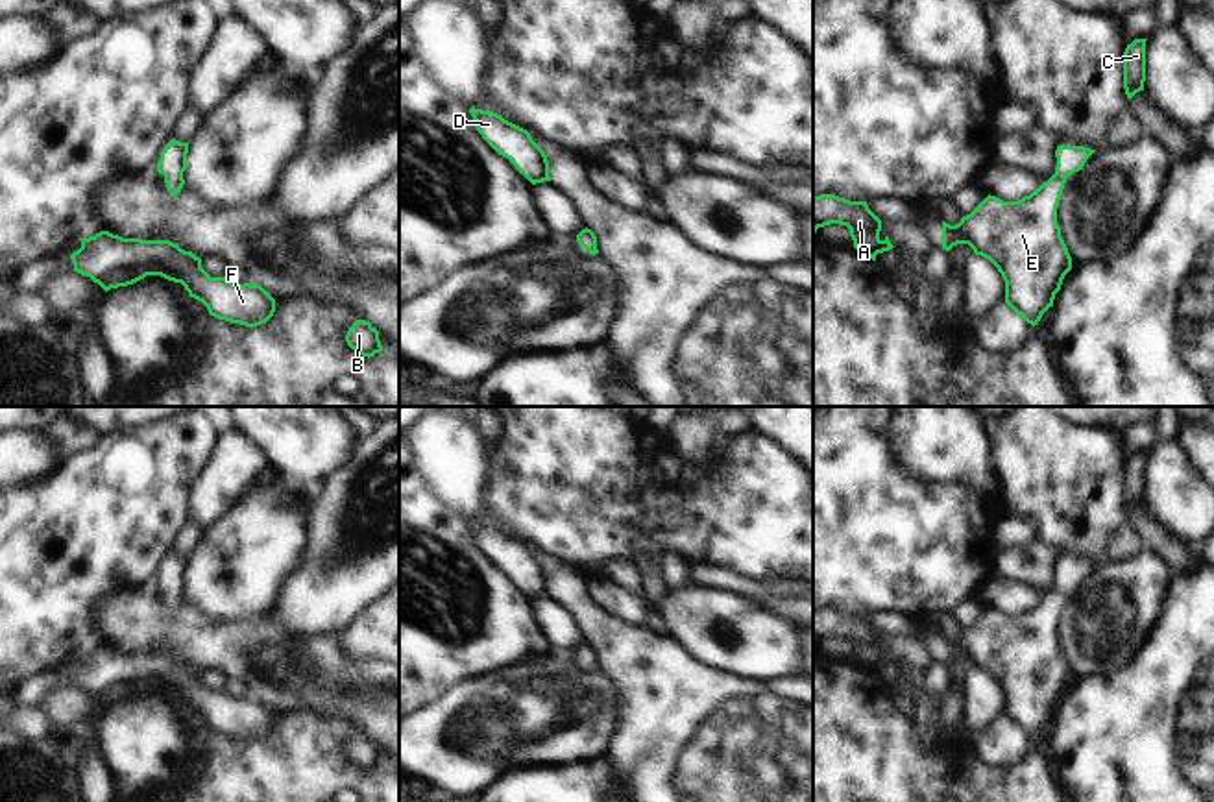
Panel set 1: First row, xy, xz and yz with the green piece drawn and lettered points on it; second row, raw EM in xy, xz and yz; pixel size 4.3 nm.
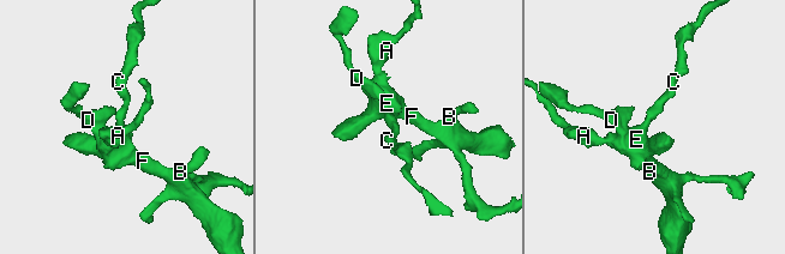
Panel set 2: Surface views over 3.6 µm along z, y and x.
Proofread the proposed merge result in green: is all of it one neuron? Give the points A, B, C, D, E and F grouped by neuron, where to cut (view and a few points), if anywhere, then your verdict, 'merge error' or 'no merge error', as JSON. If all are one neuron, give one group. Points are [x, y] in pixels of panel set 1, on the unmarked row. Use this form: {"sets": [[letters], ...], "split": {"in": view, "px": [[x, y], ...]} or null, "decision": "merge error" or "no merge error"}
{"sets": [["A", "B", "C", "D", "E", "F"]], "split": null, "decision": "no merge error"}

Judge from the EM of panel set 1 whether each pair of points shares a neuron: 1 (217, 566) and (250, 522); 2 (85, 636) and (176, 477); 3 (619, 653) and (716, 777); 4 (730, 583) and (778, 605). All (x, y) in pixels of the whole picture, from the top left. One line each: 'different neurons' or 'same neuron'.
1: same neuron
2: same neuron
3: same neuron
4: different neurons

